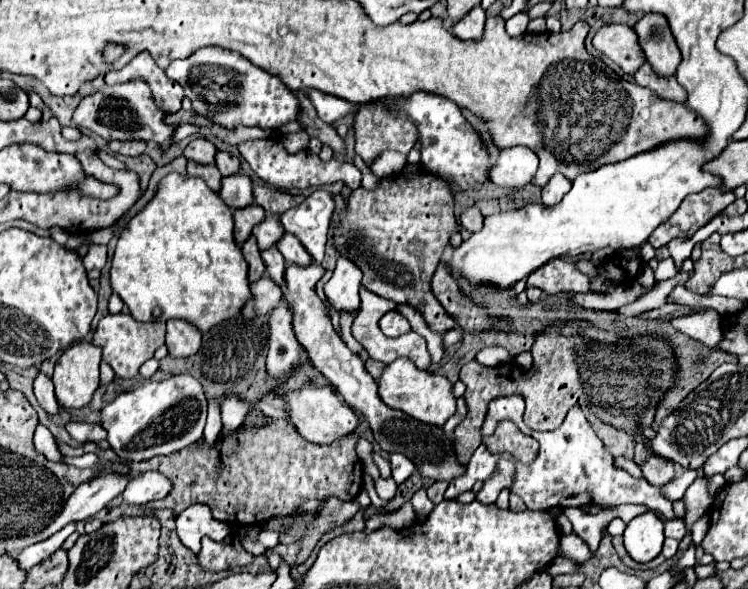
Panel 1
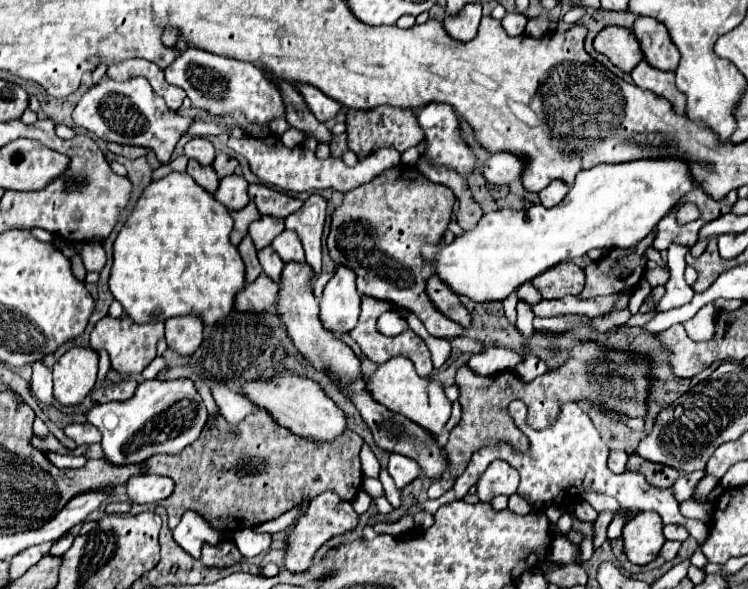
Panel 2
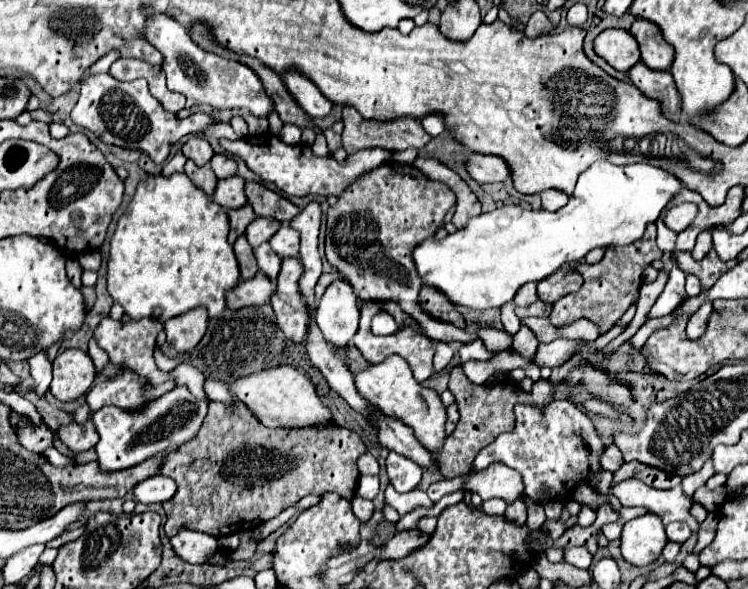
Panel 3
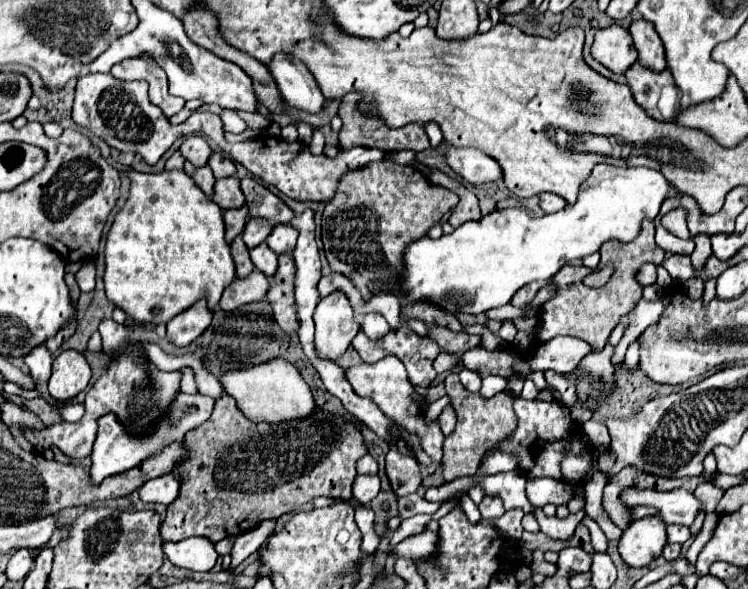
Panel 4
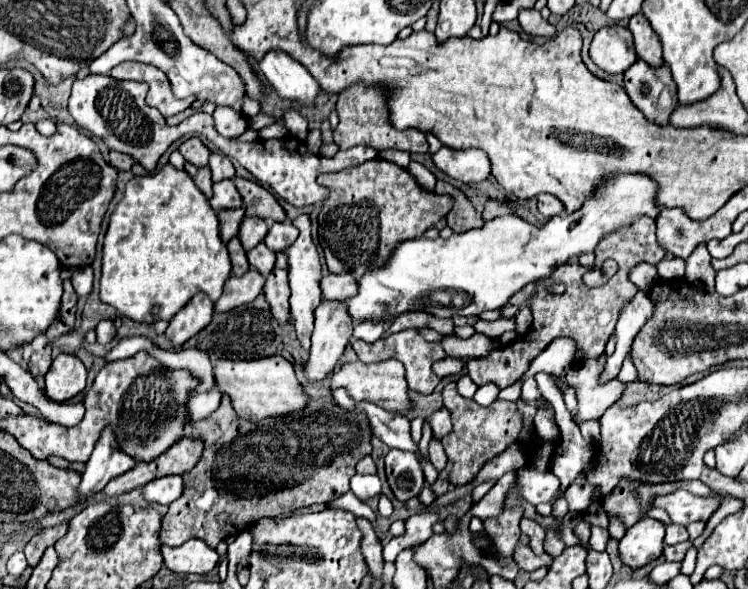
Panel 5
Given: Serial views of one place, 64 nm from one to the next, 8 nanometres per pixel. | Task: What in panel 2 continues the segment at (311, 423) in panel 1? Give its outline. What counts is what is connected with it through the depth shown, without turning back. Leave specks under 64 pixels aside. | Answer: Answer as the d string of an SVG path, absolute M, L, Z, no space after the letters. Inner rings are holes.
M282 374L274 380L260 380L252 384L244 384L242 392L258 406L266 408L274 420L286 428L290 428L296 436L302 438L312 438L318 442L332 442L340 432L346 430L348 418L344 410L340 410L332 398L320 388L318 382L302 378L302 376L292 376L292 374Z

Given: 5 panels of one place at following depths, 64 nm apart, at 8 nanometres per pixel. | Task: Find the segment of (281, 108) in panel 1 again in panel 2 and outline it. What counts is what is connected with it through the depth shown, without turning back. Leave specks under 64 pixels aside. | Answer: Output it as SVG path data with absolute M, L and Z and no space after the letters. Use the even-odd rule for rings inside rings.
M188 48L166 68L166 80L182 88L194 108L208 110L212 116L228 116L238 110L252 124L270 124L276 118L286 118L286 104L274 80L270 80L258 66L236 58Z

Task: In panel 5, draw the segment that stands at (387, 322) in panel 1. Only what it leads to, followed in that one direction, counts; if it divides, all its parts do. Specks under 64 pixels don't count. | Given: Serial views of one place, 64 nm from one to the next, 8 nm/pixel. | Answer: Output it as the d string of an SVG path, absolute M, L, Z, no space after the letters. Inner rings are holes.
M376 320L376 322L360 322L354 326L354 338L362 338L364 342L376 342L380 336L384 334L384 322Z

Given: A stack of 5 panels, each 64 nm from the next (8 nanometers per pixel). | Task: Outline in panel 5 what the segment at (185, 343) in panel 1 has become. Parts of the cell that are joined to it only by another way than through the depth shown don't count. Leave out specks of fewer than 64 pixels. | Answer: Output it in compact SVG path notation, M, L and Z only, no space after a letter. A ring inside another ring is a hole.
M202 292L196 294L186 308L182 308L168 324L166 336L172 340L174 346L182 346L200 330L204 330L214 314L214 304Z

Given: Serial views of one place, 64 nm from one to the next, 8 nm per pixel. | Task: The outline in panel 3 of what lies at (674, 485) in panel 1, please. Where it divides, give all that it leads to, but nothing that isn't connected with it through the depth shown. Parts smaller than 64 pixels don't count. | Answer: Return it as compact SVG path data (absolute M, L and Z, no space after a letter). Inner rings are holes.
M708 460L708 462L704 464L704 468L702 468L702 470L698 470L696 474L684 476L684 478L682 478L682 482L680 482L680 486L682 486L684 494L690 498L690 496L700 488L700 486L704 486L704 484L706 484L706 480L708 480L712 474L714 474L714 468L712 468L712 462Z

